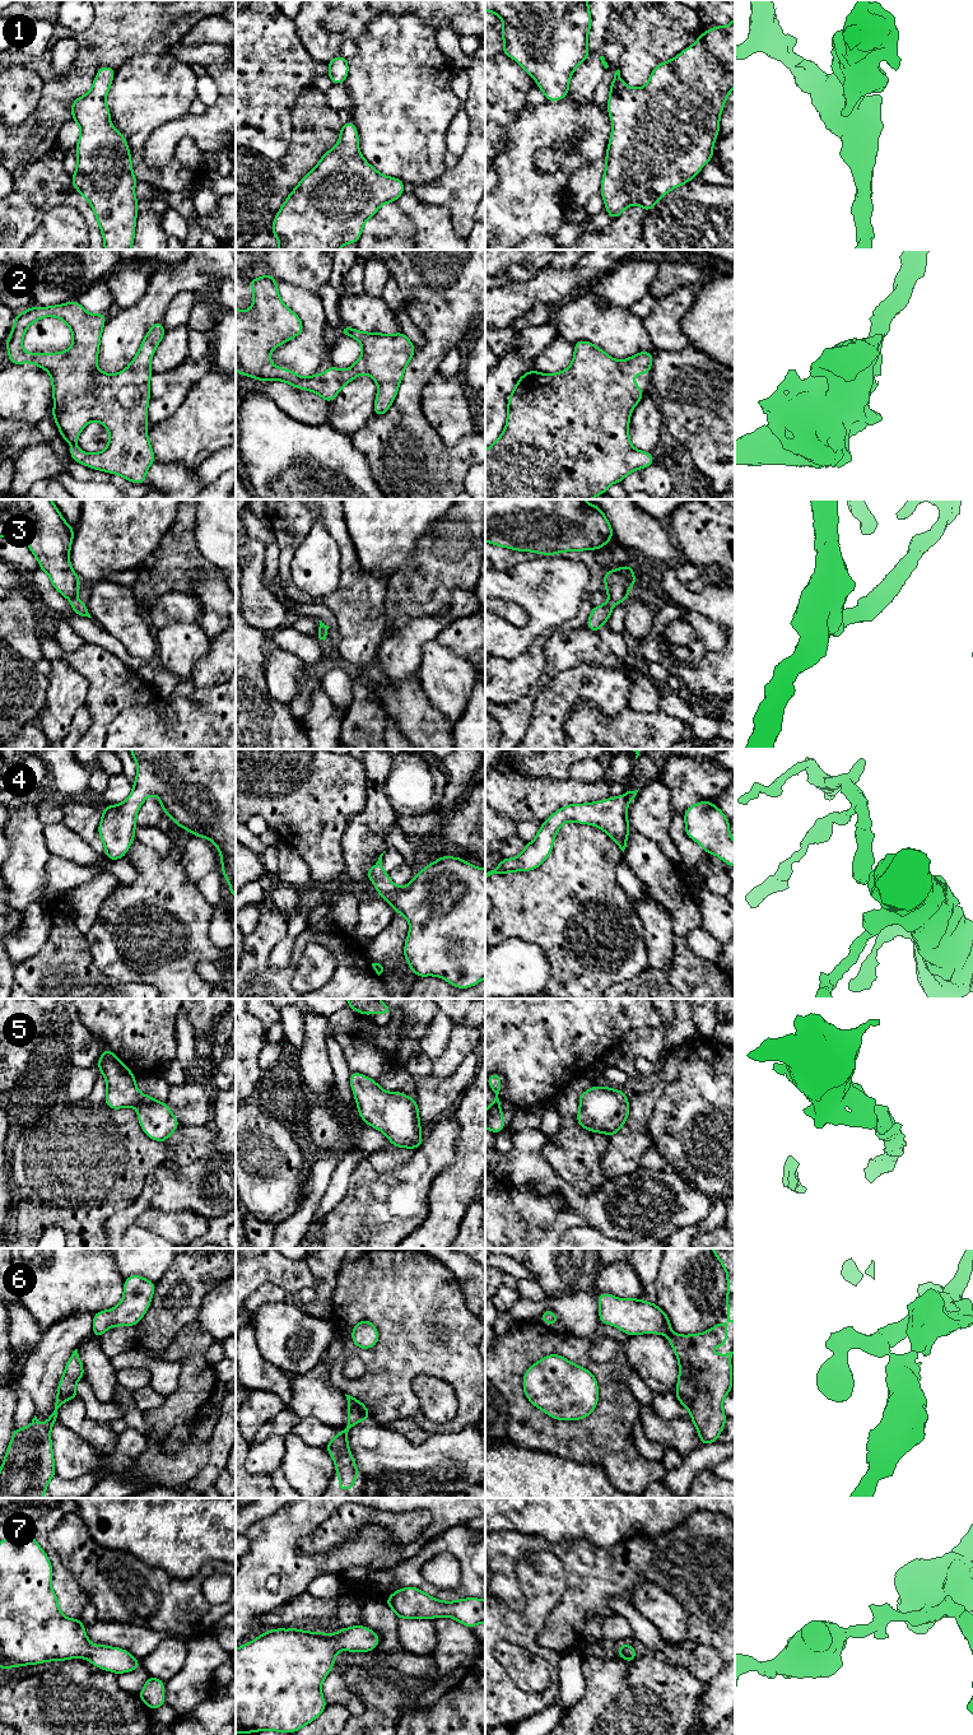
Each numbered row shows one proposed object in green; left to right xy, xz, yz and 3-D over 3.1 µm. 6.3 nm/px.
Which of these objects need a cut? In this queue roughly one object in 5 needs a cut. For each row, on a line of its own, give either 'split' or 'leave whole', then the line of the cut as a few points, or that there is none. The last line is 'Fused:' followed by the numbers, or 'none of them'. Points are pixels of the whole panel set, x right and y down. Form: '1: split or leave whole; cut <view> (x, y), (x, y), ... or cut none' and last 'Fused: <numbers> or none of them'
1: leave whole; cut none
2: leave whole; cut none
3: leave whole; cut none
4: leave whole; cut none
5: leave whole; cut none
6: leave whole; cut none
7: leave whole; cut none
Fused: none of them

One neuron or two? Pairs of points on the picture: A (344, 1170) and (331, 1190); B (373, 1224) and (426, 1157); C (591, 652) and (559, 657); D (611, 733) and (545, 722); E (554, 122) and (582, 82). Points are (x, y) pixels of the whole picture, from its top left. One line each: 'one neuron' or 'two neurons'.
A: one neuron
B: one neuron
C: one neuron
D: two neurons
E: two neurons

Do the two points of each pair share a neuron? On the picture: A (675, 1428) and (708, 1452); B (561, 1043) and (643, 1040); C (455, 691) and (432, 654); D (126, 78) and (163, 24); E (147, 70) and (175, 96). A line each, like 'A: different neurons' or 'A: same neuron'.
A: different neurons
B: different neurons
C: same neuron
D: different neurons
E: same neuron

